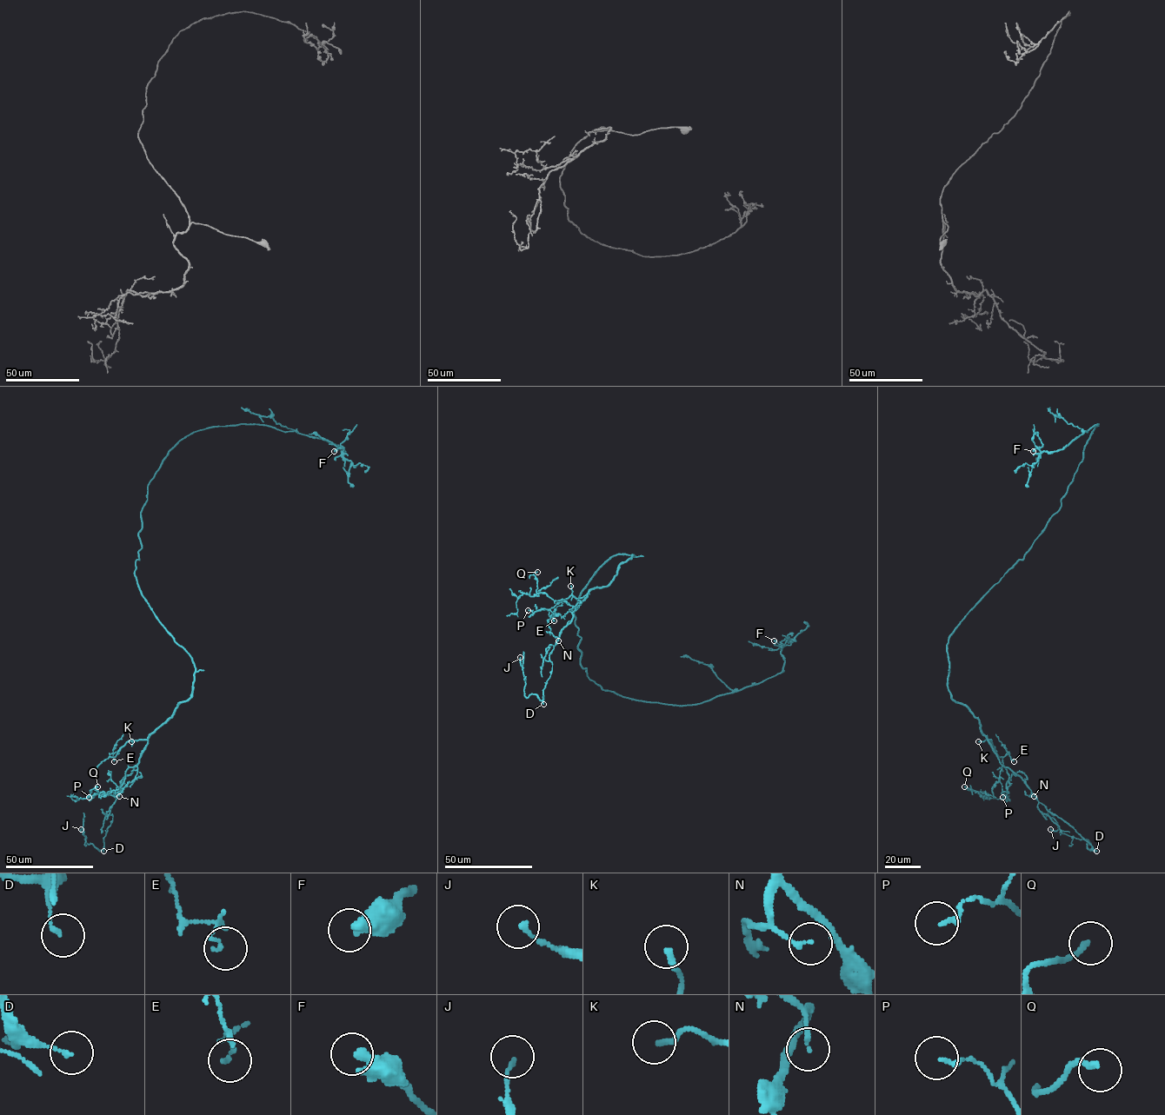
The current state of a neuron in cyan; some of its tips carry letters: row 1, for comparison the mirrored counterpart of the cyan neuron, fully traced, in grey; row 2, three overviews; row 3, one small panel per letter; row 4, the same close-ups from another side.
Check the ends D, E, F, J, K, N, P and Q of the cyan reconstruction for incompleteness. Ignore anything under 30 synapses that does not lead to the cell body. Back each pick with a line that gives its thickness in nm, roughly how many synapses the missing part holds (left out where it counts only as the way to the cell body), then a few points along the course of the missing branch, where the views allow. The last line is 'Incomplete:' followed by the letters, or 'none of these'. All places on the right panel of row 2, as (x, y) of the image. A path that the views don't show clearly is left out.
Incomplete: none of these

